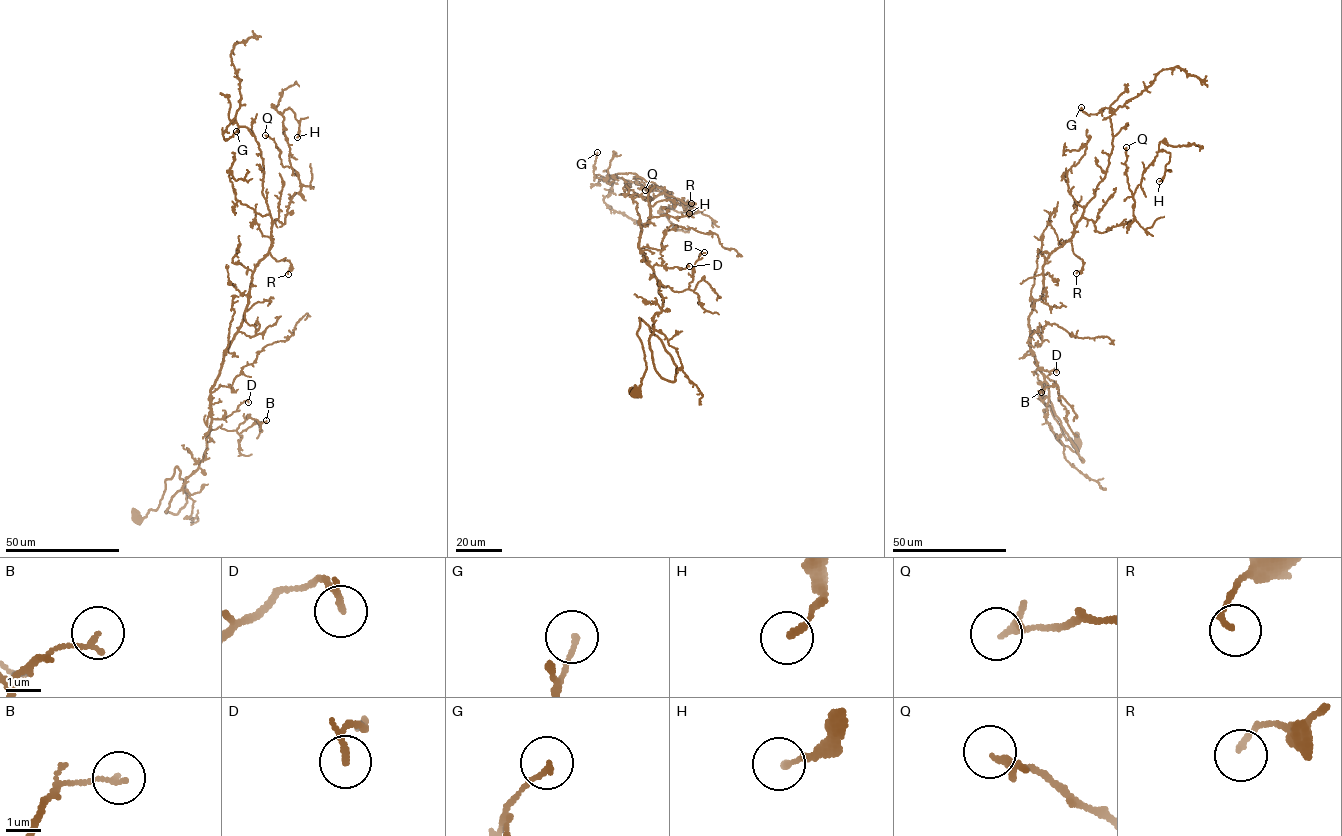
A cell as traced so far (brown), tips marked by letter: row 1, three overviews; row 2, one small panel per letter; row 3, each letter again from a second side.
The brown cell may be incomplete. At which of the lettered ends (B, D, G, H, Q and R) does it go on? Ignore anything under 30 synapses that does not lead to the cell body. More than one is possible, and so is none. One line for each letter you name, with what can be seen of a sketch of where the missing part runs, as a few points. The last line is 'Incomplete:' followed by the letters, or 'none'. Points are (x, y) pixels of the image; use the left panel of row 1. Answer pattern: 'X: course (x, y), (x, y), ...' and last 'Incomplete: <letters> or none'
Incomplete: none

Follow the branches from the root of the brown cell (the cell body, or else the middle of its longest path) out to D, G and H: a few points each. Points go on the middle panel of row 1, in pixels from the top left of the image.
D: (635, 393), (646, 367), (638, 318), (677, 373), (660, 376), (649, 348), (663, 301), (652, 269), (689, 266)
G: (635, 393), (638, 318), (677, 373), (655, 369), (663, 299), (638, 246), (664, 191), (594, 177), (597, 152)
H: (635, 393), (638, 318), (677, 373), (649, 345), (647, 197), (689, 213)

